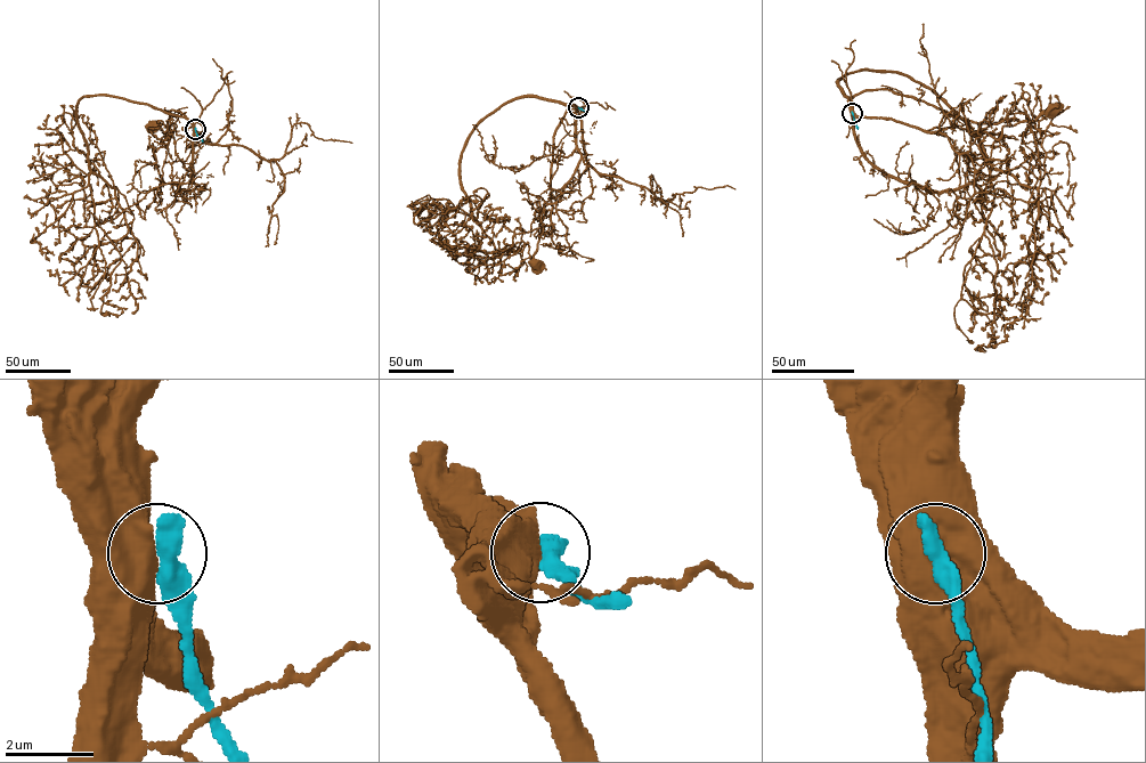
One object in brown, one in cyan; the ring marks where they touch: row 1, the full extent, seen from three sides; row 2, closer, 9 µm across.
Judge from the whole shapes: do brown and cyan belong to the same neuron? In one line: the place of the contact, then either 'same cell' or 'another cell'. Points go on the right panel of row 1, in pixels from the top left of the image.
at (852, 113); another cell

